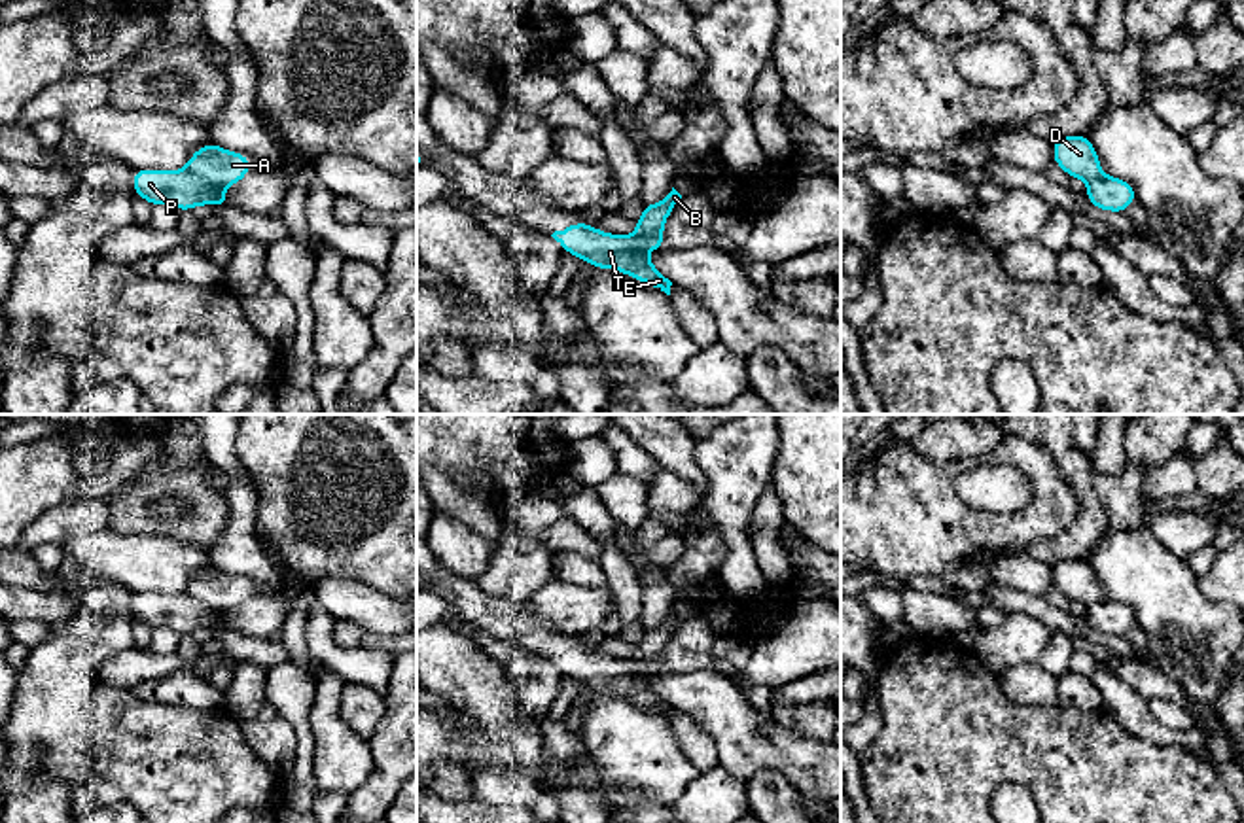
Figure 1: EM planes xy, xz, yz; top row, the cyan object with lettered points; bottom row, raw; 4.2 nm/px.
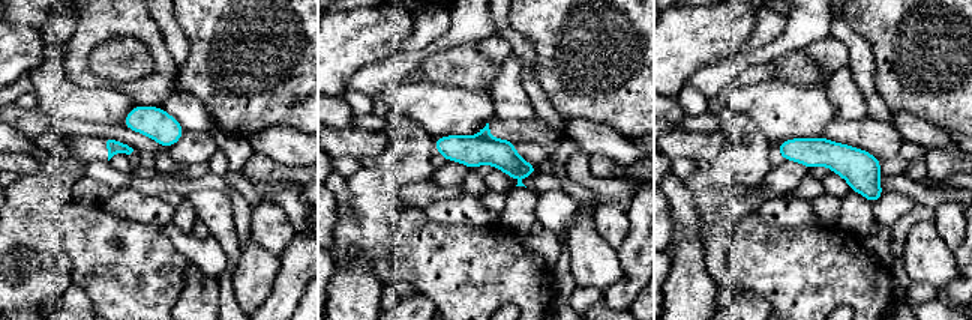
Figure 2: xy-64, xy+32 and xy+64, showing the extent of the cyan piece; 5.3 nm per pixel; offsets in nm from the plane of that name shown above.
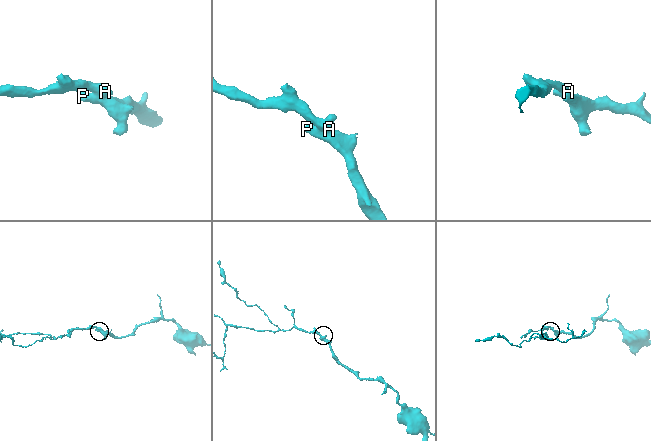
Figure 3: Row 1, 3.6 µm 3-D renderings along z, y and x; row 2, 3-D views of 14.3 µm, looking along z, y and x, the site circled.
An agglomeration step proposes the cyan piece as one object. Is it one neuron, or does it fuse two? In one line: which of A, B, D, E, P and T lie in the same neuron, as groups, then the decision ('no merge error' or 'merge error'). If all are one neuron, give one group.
A B D / E P T; merge error

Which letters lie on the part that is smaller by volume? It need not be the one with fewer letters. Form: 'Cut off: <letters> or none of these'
Cut off: A, B, D

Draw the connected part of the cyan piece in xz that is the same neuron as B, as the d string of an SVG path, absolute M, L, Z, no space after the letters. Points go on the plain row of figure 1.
M672 611L663 624L655 628L644 628L642 639L634 643L638 655L629 658L629 662L646 674L661 674L666 668L663 660L663 649L680 622L682 619Z

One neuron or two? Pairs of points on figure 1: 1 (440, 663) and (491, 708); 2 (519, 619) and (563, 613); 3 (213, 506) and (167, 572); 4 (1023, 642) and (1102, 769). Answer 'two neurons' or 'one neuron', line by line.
1: one neuron
2: two neurons
3: two neurons
4: two neurons

